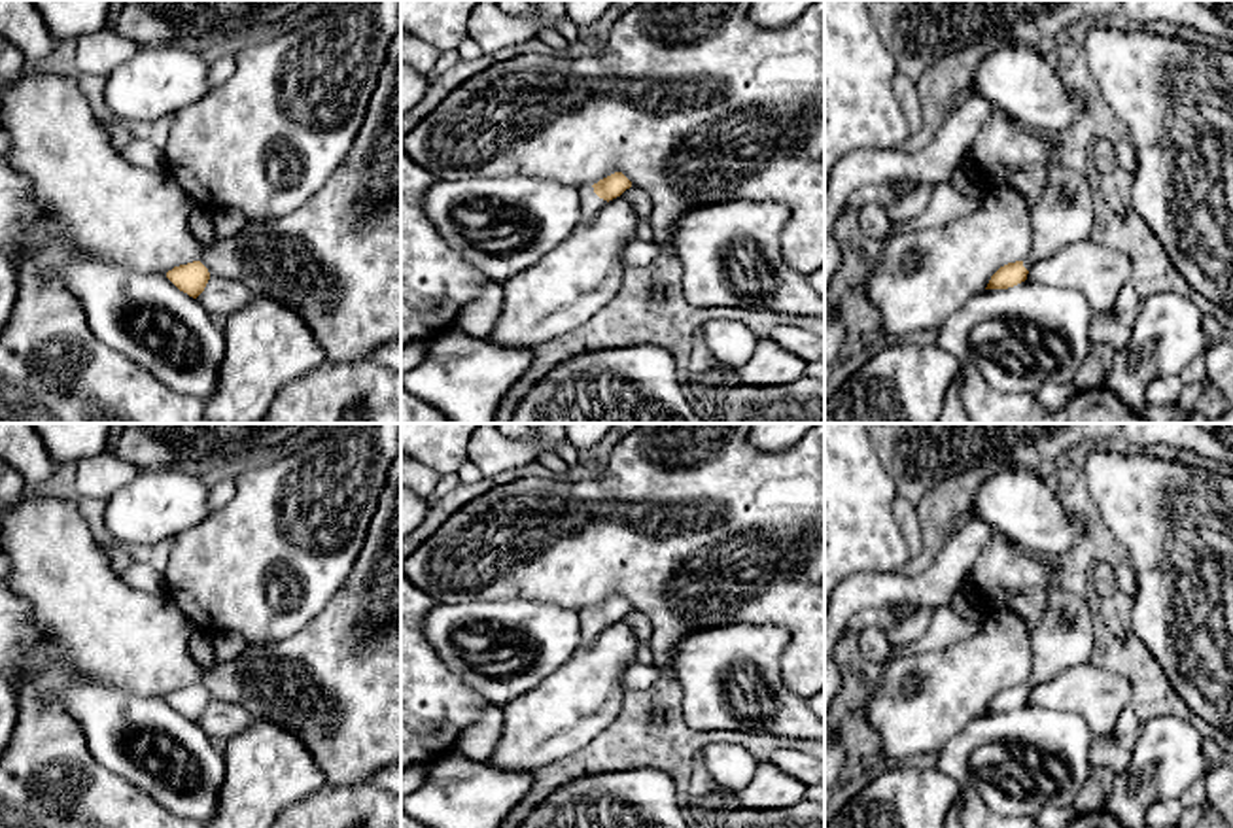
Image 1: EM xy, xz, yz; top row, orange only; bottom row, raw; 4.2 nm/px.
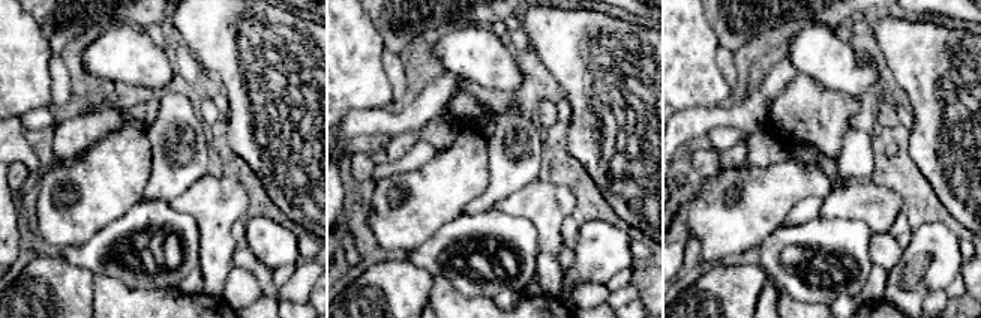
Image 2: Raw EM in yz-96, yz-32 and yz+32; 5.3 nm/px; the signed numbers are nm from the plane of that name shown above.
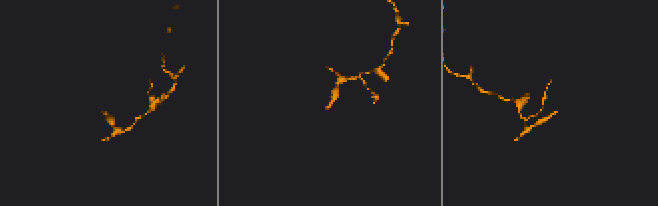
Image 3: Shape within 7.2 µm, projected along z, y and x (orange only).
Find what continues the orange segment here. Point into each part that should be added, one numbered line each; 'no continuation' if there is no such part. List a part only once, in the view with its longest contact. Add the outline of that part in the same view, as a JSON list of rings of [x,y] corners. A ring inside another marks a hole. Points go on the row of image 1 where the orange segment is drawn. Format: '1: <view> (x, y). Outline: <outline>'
1: xz (590, 205). Outline: [[[584,185],[579,189],[579,198],[581,198],[581,221],[577,227],[586,227],[596,219],[596,216],[601,212],[601,208],[607,204],[607,200],[599,198],[594,193],[592,185]]]

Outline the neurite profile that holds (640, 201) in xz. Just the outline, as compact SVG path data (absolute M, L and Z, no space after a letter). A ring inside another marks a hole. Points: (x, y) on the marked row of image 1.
M632 185L630 189L626 189L622 193L622 197L630 202L637 219L649 219L651 217L652 204L651 204L649 193Z

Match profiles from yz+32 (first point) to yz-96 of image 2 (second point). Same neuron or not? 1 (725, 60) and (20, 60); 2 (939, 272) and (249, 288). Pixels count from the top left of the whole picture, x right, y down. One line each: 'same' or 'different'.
1: different
2: different

